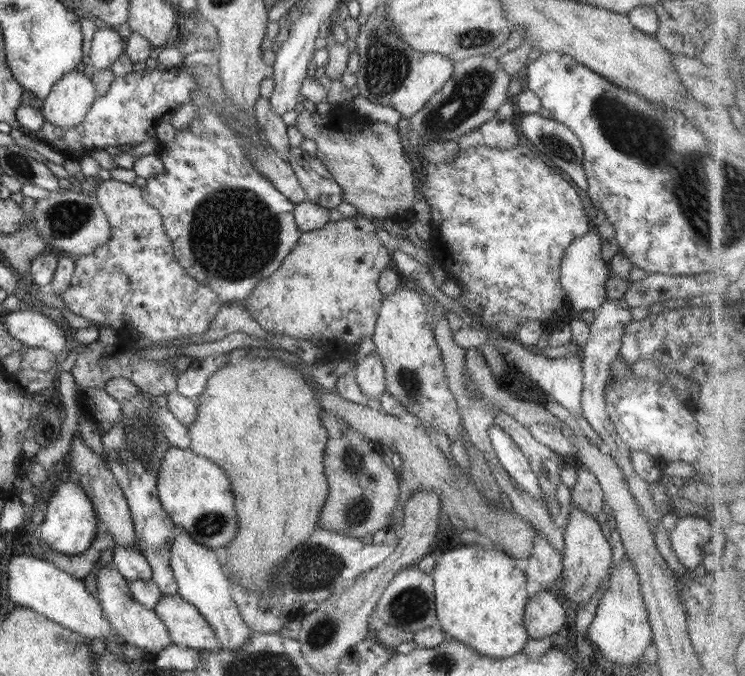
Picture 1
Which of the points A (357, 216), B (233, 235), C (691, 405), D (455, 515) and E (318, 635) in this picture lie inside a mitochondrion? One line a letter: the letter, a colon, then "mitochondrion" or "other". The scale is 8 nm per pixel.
A: other
B: mitochondrion
C: other
D: other
E: mitochondrion

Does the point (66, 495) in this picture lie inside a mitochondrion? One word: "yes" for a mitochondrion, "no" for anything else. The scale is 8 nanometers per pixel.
no

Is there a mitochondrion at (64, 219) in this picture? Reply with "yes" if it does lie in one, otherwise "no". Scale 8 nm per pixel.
yes

